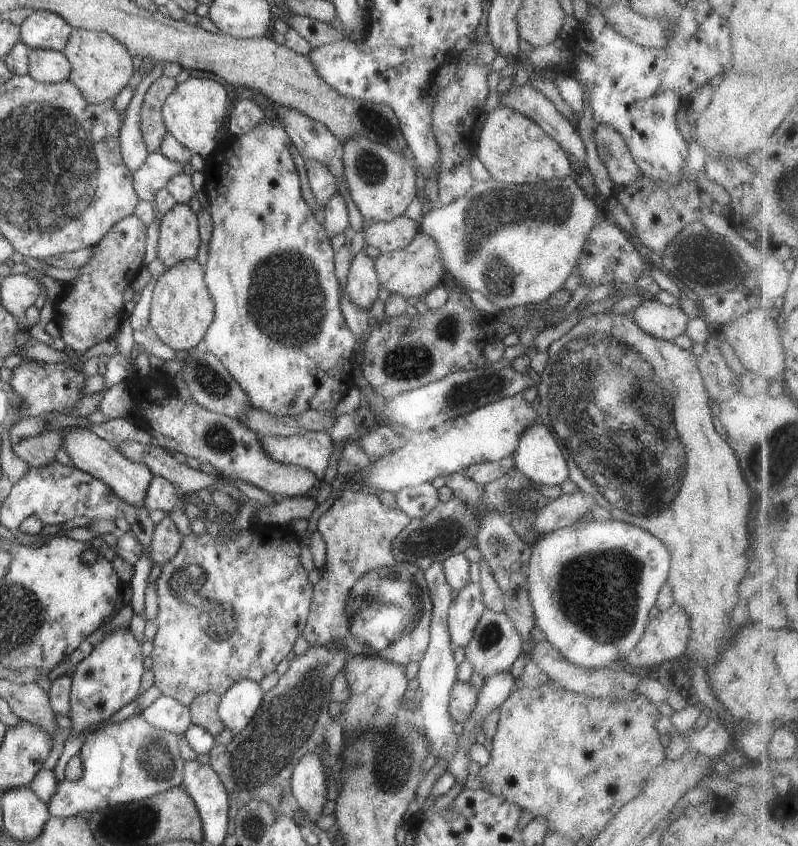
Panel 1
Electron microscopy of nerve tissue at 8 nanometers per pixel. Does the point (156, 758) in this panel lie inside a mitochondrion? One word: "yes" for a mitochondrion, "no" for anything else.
yes

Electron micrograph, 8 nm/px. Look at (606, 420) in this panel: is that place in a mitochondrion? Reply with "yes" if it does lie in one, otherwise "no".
yes

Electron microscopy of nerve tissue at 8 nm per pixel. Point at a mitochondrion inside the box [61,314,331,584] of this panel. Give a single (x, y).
(207, 379)

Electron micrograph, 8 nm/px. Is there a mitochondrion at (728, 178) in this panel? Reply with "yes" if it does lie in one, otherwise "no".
no

